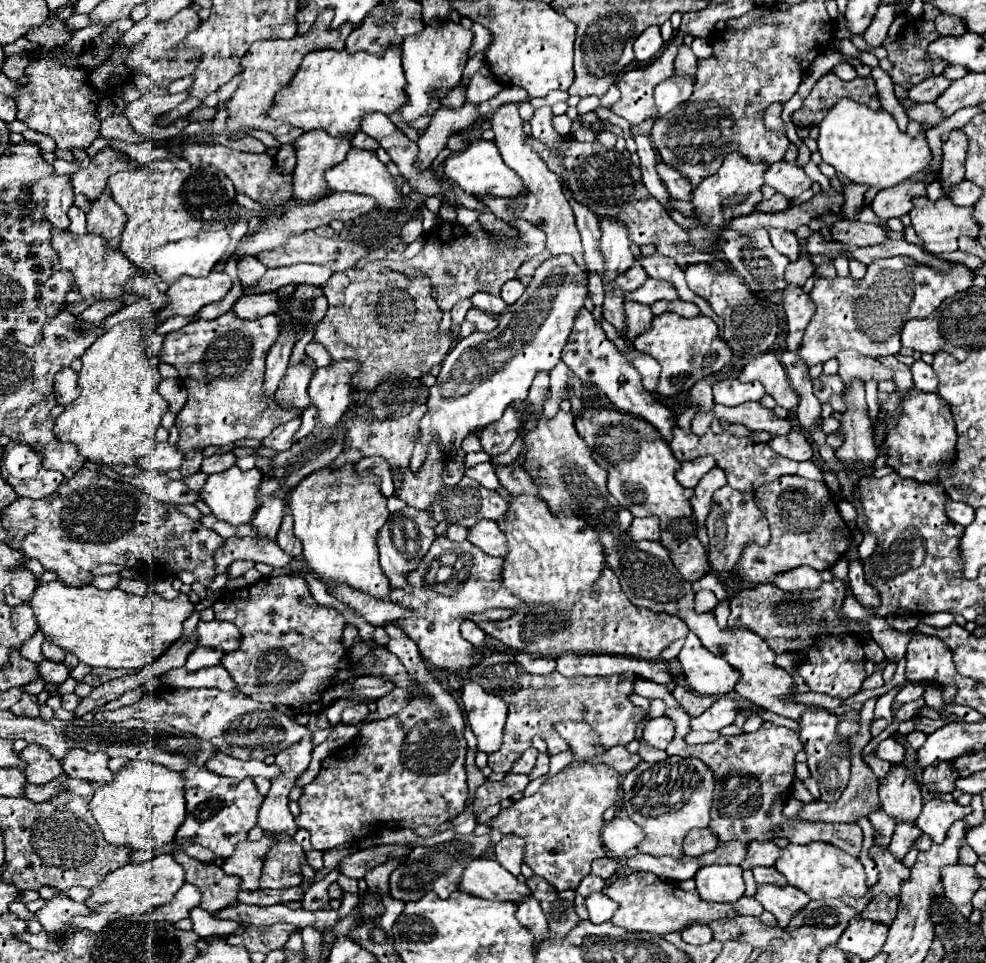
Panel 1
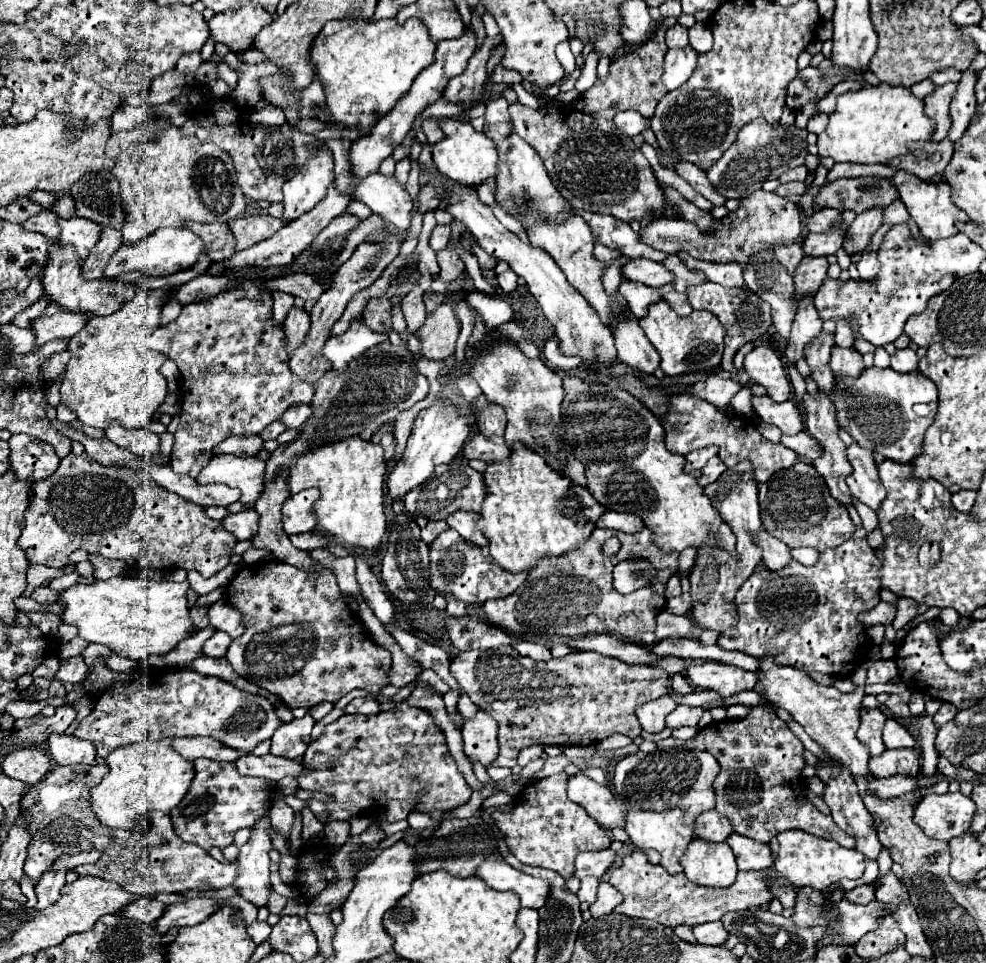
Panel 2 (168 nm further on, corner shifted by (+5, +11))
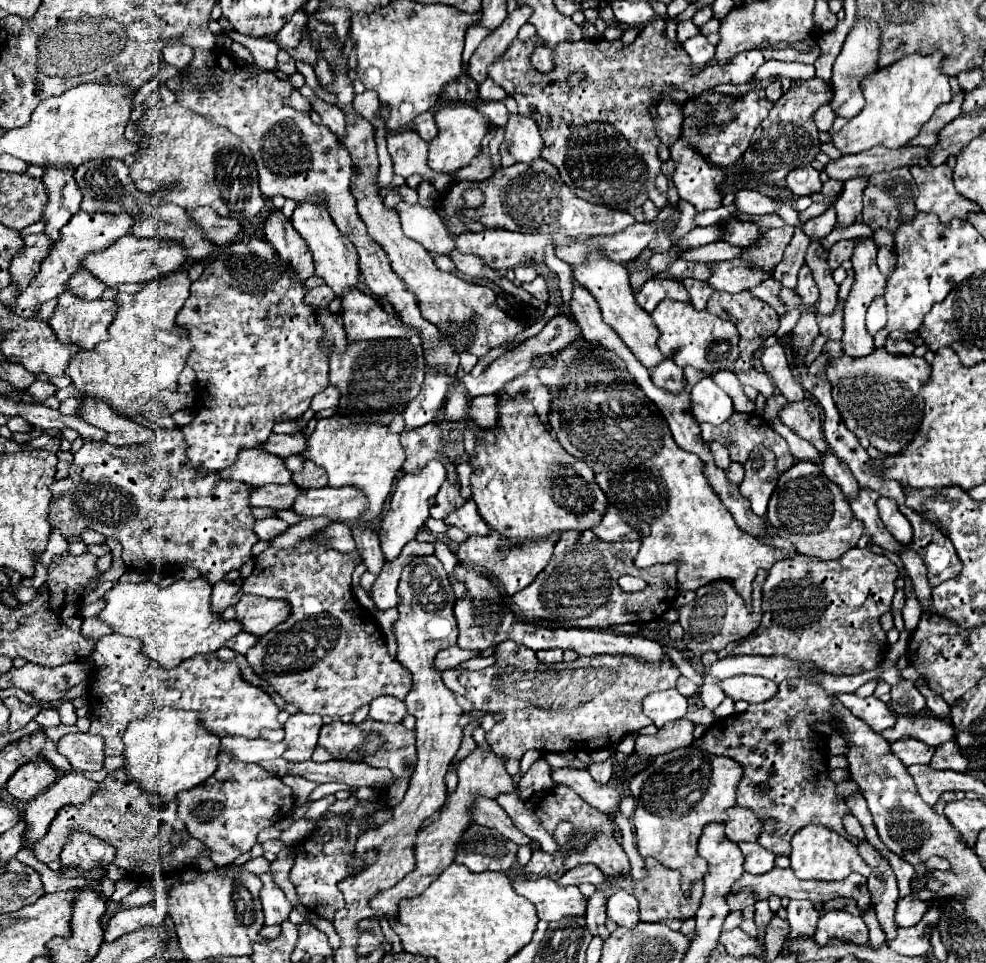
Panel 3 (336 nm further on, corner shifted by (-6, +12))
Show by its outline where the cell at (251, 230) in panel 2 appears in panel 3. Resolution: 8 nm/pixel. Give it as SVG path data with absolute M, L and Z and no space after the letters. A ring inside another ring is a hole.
M197 208L195 212L189 212L195 222L201 224L203 234L209 240L215 240L219 246L235 244L235 236L243 234L243 226L239 220L233 218L221 218L211 208Z

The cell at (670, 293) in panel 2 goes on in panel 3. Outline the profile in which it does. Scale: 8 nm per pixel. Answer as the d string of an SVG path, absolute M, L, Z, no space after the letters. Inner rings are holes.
M683 280L683 286L685 286L685 290L691 296L689 302L693 304L693 308L705 310L705 304L707 304L707 300L709 300L709 296L711 296L713 290L707 288L707 284L703 284L699 280Z

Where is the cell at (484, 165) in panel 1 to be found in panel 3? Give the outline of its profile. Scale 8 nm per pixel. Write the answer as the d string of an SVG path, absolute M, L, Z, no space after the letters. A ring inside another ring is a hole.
M463 102L443 104L435 114L435 122L439 126L439 136L435 136L435 140L431 140L429 144L429 168L431 170L455 172L467 166L481 152L481 140L487 134L489 120L483 114L479 114L475 106L467 106Z

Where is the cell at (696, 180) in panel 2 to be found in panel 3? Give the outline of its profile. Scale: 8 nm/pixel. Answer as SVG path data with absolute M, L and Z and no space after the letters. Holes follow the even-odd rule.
M749 188L735 192L735 206L737 210L747 212L747 214L773 214L775 212L775 204L769 196L757 190L749 190Z

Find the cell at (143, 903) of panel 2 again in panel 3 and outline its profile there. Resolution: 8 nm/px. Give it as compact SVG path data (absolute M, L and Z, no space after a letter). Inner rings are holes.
M151 904L147 906L139 906L139 908L125 908L125 910L119 910L107 924L105 928L105 940L111 942L111 940L117 940L119 936L127 934L127 932L133 932L137 930L139 926L147 926L147 924L155 924L157 920L157 912Z

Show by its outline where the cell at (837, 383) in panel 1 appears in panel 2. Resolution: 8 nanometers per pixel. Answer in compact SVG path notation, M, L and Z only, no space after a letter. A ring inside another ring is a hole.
M822 331L822 335L816 337L816 341L808 347L808 353L806 353L806 361L808 361L810 369L818 369L818 367L828 365L832 345L834 345L834 333Z

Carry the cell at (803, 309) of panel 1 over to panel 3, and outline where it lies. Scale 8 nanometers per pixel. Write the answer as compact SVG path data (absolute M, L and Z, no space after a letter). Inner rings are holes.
M841 240L841 242L837 242L835 246L831 246L831 250L829 250L829 254L827 254L827 264L829 264L829 268L831 268L831 270L839 268L841 262L845 262L845 260L851 256L853 248L855 248L855 240Z

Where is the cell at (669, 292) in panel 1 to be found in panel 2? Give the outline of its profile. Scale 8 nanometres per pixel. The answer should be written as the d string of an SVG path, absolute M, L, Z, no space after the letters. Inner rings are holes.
M670 255L670 257L664 261L664 265L674 273L674 283L672 283L672 285L674 285L674 289L680 291L680 293L686 293L688 287L700 285L700 283L706 281L706 279L704 279L704 273L696 273L696 271L692 271L692 269L688 269L688 267L684 265L684 261L678 259L678 255Z

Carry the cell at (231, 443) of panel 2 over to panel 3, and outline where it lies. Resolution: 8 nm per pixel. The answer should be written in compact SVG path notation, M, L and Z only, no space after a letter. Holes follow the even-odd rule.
M271 434L269 440L261 446L263 452L275 454L275 456L289 456L289 454L301 454L303 448L307 448L305 434Z

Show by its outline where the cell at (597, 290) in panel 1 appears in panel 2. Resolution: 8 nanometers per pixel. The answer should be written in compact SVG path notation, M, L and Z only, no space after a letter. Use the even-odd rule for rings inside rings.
M595 243L594 255L598 261L610 261L620 256L620 253L616 250L612 250L604 245Z

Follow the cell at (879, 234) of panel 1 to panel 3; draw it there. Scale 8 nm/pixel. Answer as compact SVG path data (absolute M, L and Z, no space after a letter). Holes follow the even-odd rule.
M829 208L827 212L823 212L823 214L807 220L805 226L803 226L803 230L805 230L805 234L809 234L809 236L823 238L823 236L827 236L827 234L835 228L835 218L837 218L835 208Z

